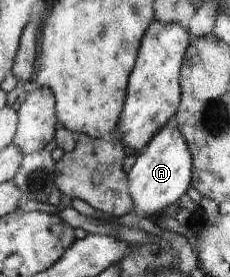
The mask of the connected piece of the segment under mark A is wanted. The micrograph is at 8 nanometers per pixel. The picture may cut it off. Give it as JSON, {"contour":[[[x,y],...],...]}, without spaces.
{"contour":[[[172,120],[154,135],[128,173],[136,213],[154,220],[164,213],[168,203],[177,204],[180,197],[191,189],[192,168],[191,151],[180,127]]]}

